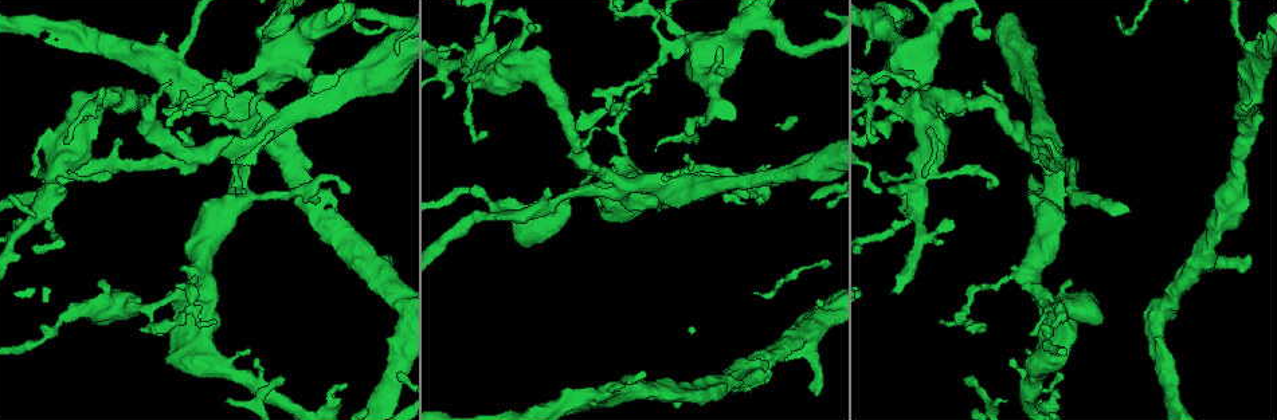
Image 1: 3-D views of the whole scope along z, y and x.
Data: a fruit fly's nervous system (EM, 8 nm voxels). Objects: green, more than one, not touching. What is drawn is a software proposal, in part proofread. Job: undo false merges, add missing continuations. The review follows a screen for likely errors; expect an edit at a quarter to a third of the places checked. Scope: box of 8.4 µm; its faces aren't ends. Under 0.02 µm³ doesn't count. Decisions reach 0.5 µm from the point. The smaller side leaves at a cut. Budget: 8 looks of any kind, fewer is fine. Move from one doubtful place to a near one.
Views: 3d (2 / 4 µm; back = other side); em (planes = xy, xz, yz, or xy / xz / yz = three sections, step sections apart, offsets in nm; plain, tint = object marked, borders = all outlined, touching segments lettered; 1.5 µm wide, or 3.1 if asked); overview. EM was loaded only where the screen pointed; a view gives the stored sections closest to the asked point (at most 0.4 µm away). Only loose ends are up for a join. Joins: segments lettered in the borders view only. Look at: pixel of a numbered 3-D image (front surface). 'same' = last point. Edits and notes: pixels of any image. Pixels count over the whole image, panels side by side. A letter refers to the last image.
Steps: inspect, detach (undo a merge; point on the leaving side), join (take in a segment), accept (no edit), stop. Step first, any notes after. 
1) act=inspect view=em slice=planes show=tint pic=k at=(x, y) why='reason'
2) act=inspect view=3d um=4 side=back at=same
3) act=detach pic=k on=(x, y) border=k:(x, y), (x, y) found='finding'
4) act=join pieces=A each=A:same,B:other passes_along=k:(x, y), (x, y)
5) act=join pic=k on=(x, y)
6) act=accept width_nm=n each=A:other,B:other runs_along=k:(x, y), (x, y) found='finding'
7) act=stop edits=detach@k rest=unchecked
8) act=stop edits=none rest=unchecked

act=inspect view=em slice=planes show=tint pic=1 at=(1039, 152) why='abrupt turn'

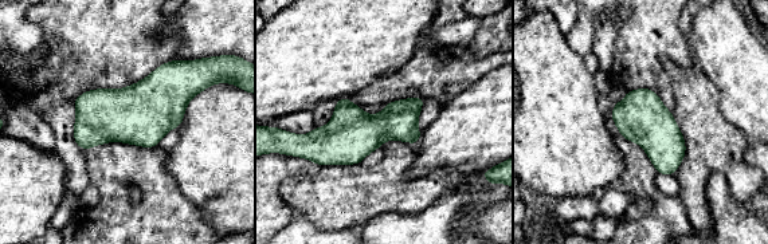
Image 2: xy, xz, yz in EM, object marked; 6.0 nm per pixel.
act=inspect view=em slice=planes show=borders at=same why='see the neighbours'

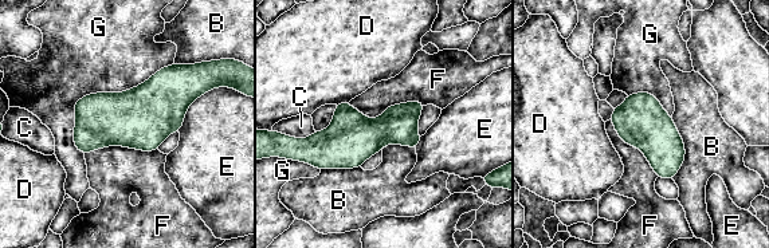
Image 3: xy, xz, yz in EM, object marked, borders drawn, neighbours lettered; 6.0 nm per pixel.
act=accept each=B:other,C:other,D:other,E:other,F:other,G:other found='all the same cell'

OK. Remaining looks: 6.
act=inspect view=em slice=yz step=8 show=borders pic=1 at=(213, 324) why='an open end'

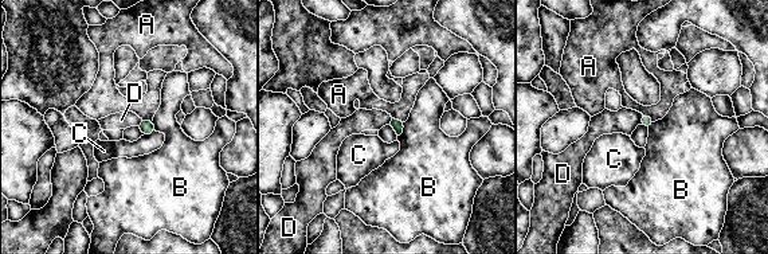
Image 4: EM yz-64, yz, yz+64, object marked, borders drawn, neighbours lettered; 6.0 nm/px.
act=inspect view=em slice=planes show=borders at=same why='another direction'

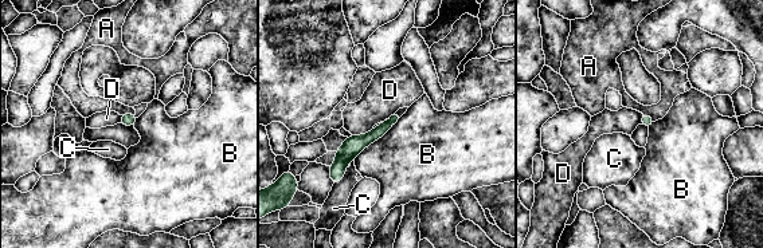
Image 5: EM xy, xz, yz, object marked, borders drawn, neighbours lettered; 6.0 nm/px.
act=accept each=A:other,B:other,C:other,D:other runs_along=5:(394, 118), (341, 161), (335, 180) found='no lettered segment goes on from it'

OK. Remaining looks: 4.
act=inspect view=em slice=planes show=borders pic=1 at=(1250, 257) why='free end'

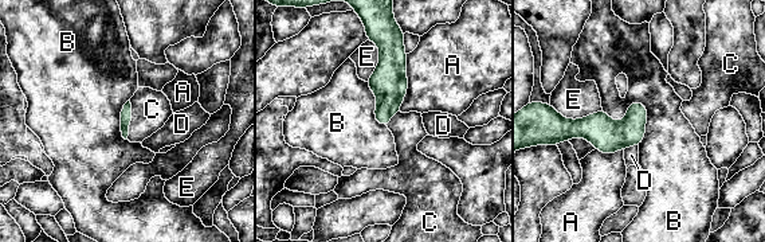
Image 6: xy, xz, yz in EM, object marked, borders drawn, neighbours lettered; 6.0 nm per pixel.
act=join pieces=C longest_contact=A:340nm each=A:other,B:other,C:same,D:other,E:other passes_along=6:(126, 110), (130, 120), (152, 109) found='the cell continues'

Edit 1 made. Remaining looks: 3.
act=stop edits=join@6 rest=unchecked

